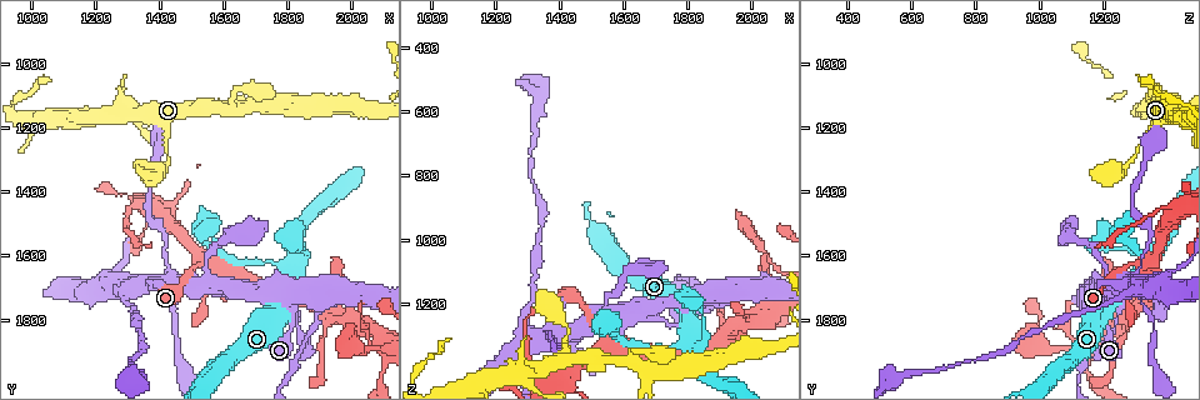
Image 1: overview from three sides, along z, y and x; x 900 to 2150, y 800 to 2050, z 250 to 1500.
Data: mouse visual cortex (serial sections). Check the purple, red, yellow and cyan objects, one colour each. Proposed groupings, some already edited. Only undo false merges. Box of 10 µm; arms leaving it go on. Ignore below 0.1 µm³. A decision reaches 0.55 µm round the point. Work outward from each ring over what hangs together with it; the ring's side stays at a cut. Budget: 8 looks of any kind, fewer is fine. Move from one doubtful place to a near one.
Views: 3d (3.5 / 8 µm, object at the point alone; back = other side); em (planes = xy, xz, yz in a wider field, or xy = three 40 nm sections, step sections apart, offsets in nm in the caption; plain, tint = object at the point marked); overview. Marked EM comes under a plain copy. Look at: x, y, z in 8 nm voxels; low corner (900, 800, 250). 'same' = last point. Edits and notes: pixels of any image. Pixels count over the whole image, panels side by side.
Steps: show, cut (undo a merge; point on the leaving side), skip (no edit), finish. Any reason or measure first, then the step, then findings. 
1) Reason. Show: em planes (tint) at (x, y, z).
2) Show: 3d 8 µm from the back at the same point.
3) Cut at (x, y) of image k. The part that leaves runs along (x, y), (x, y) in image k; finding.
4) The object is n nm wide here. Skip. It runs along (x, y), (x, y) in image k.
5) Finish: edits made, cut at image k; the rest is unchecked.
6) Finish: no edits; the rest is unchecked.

Thin arm on a thick one. Show: 3d 8 µm from the back at (1590, 1690, 1250).

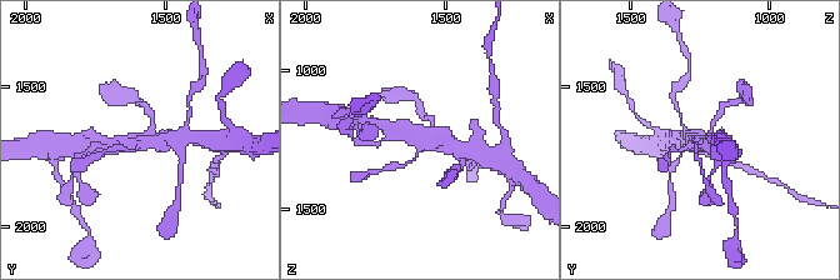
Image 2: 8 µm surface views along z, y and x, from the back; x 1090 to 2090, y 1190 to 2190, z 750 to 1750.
Show: em xy step 2 (tint) at the same point.

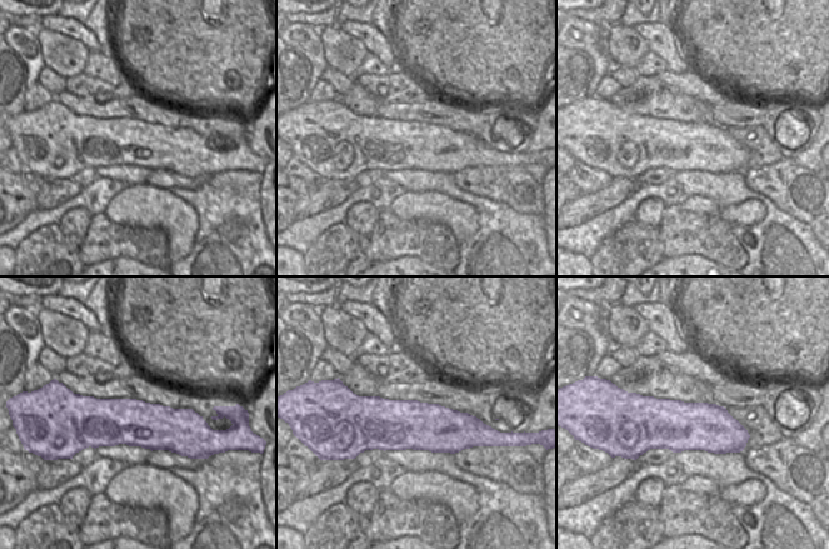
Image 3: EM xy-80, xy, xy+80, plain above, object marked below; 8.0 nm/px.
Skip. It runs along (351, 407), (381, 424), (482, 427) in image 3; all the same cell.

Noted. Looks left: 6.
Abrupt turn. Show: 3d 3.5 µm at (1410, 1520, 1340).

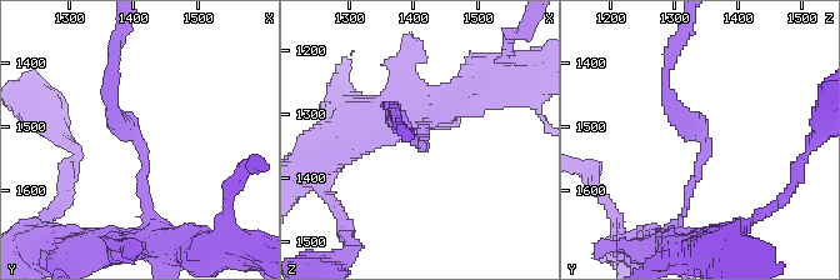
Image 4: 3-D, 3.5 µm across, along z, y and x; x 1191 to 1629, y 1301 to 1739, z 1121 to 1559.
The arms are 100, 200 nm wide. Show: em xy step 1 (tint) at (1410, 1530, 1345).

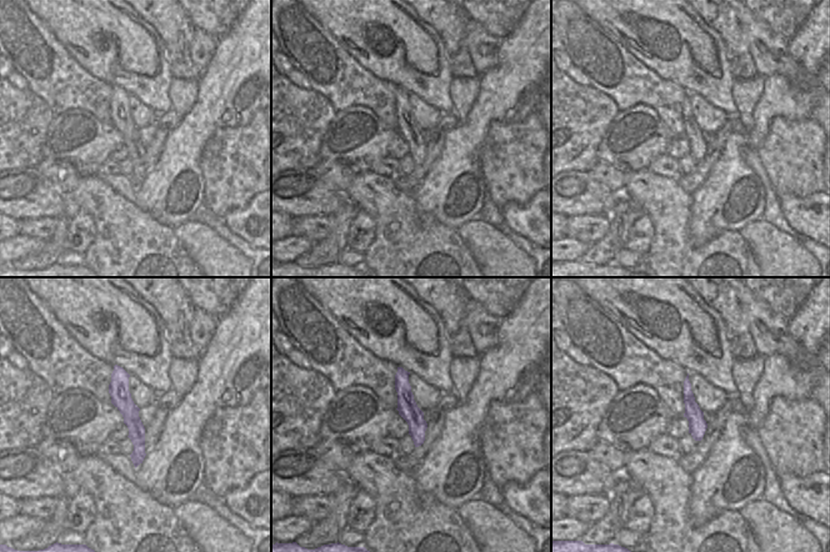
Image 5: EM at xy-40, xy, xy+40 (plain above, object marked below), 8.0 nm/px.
Skip. It runs along (153, 218), (141, 141), (115, 119), (106, 88) in image 4; continuous, no second cell.

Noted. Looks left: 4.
Show: 3d 3.5 µm at (1310, 1930, 780).

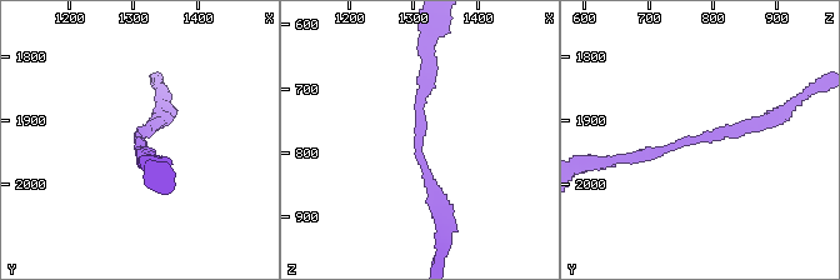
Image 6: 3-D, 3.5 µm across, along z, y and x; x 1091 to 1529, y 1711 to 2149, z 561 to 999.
The arms are 200, 200 nm wide; now the EM. Show: em xy step 1 (tint) at (1310, 1925, 785).

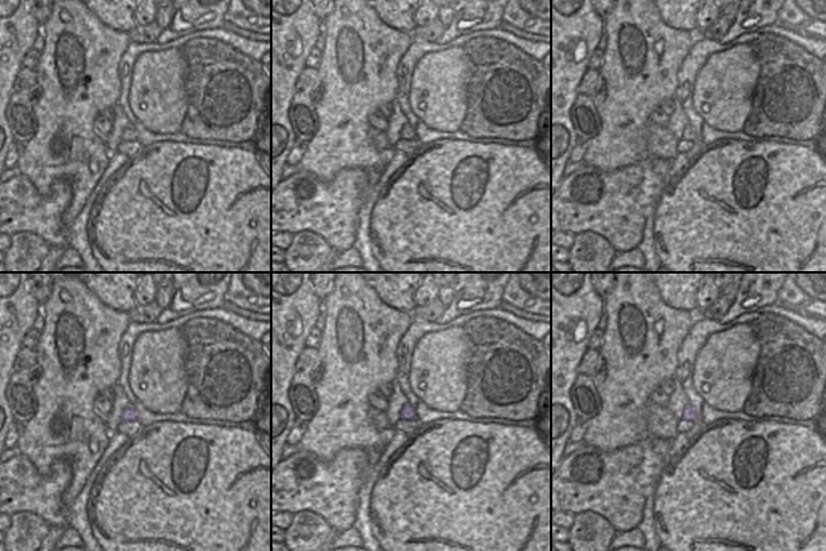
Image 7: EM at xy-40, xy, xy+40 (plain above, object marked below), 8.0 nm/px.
Skip. It runs along (775, 118), (624, 159) in image 6; all the same cell.

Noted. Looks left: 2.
Finish: no edits; the rest is unchecked.

